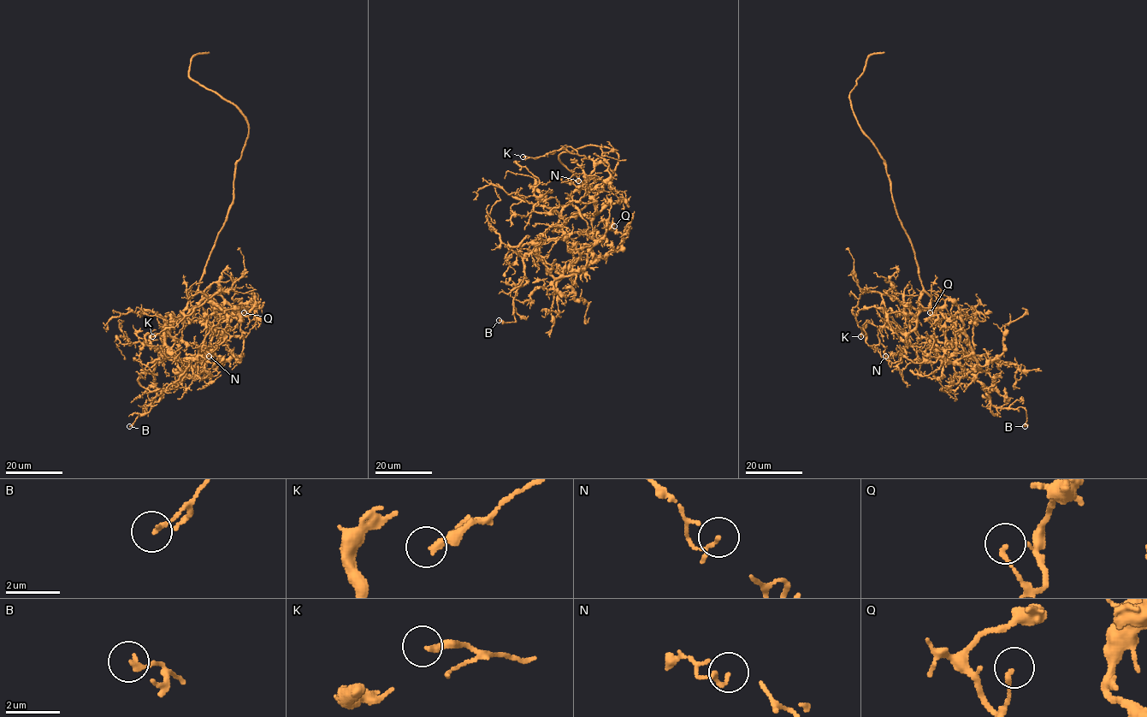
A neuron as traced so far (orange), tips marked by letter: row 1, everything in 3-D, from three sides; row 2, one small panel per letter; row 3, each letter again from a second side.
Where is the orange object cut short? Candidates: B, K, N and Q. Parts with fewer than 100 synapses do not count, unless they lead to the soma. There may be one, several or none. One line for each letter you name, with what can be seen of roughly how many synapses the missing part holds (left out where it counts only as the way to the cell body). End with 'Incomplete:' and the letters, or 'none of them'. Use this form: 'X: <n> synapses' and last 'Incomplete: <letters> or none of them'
Incomplete: none of them

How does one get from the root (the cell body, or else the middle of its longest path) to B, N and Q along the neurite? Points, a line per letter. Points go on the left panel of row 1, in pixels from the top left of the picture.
B: (203, 274), (198, 290), (168, 332), (163, 348), (165, 357), (156, 364), (153, 372), (156, 394), (129, 426)
N: (203, 274), (198, 289), (226, 317), (224, 333), (213, 328), (200, 345), (204, 356), (209, 356)
Q: (203, 274), (168, 332), (169, 358), (221, 362), (221, 332), (252, 299), (244, 312)

